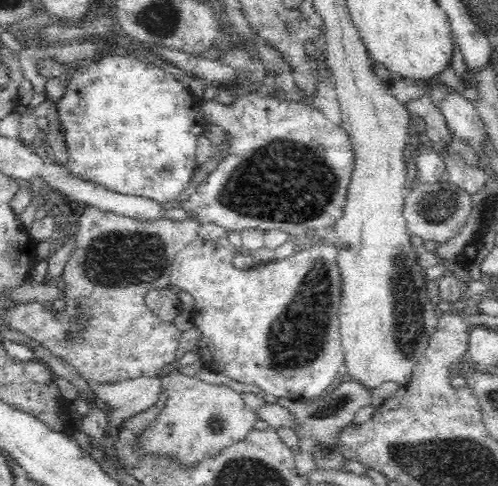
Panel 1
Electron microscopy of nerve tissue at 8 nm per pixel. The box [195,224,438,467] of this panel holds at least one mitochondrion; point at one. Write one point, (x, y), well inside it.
(297, 339)

